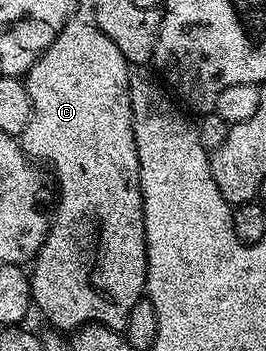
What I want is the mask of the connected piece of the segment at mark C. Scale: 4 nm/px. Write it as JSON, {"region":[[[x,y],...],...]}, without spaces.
{"region":[[[79,17],[71,18],[70,22],[60,29],[56,41],[41,57],[30,66],[24,82],[26,92],[30,98],[30,120],[22,131],[20,142],[23,151],[31,159],[39,164],[45,165],[55,175],[61,176],[62,180],[62,207],[59,211],[58,222],[50,220],[50,232],[46,234],[46,239],[42,243],[42,248],[32,260],[32,268],[28,278],[30,280],[30,293],[35,293],[38,303],[41,304],[37,311],[39,316],[43,316],[54,328],[62,333],[73,333],[79,327],[85,327],[88,323],[100,323],[104,327],[111,327],[113,331],[122,331],[128,321],[128,313],[132,305],[136,305],[138,299],[143,298],[146,290],[146,230],[144,229],[144,201],[142,200],[142,190],[140,189],[140,161],[136,153],[136,137],[132,129],[132,105],[130,104],[130,73],[131,64],[126,62],[124,53],[104,37],[104,33],[93,21],[86,23]]]}

